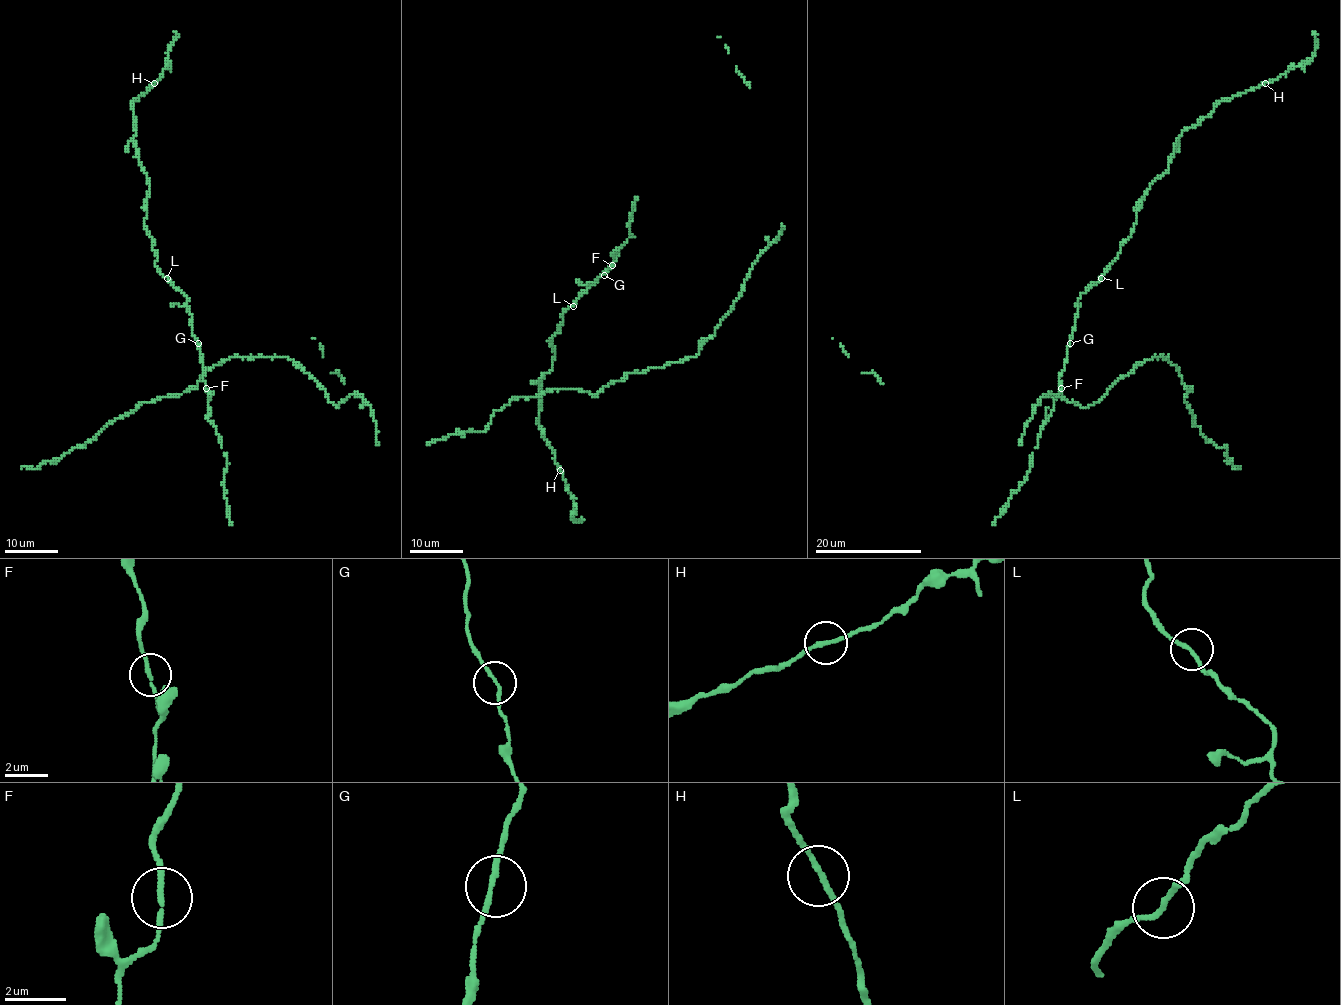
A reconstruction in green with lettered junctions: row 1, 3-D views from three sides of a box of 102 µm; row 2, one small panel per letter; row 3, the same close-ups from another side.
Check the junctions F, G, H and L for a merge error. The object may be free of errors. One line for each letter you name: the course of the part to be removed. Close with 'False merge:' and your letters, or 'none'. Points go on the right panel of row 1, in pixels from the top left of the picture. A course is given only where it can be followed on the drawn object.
False merge: none

